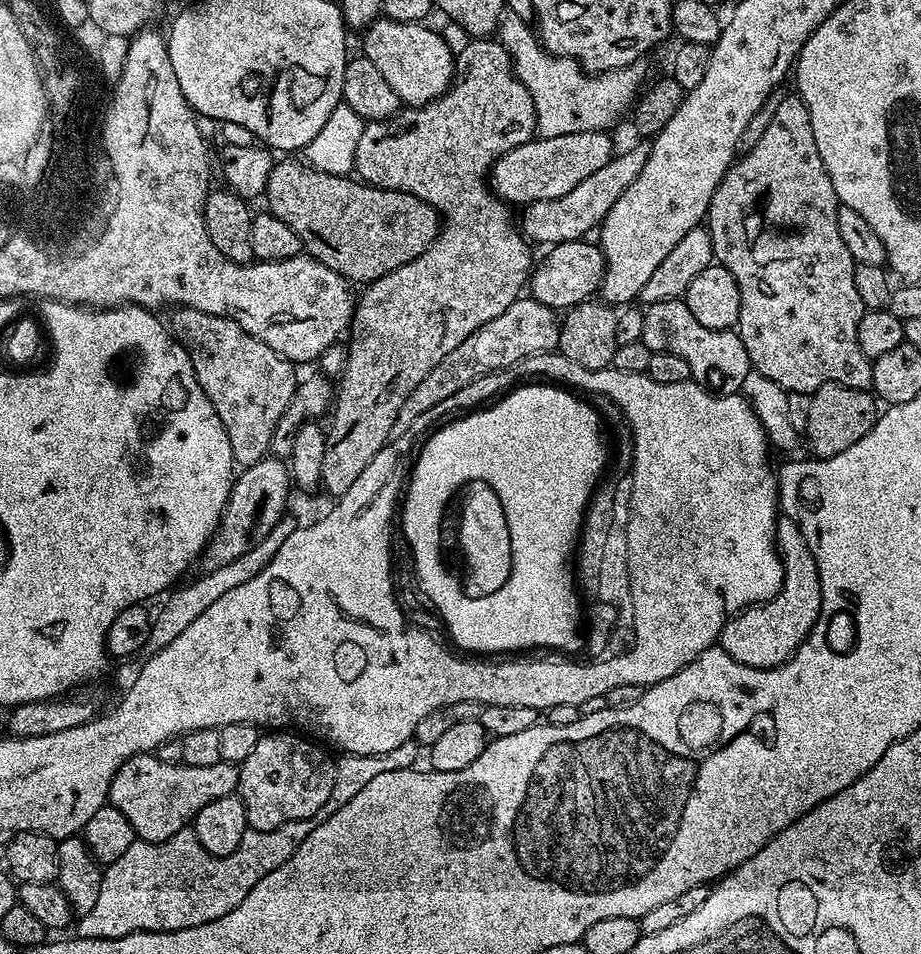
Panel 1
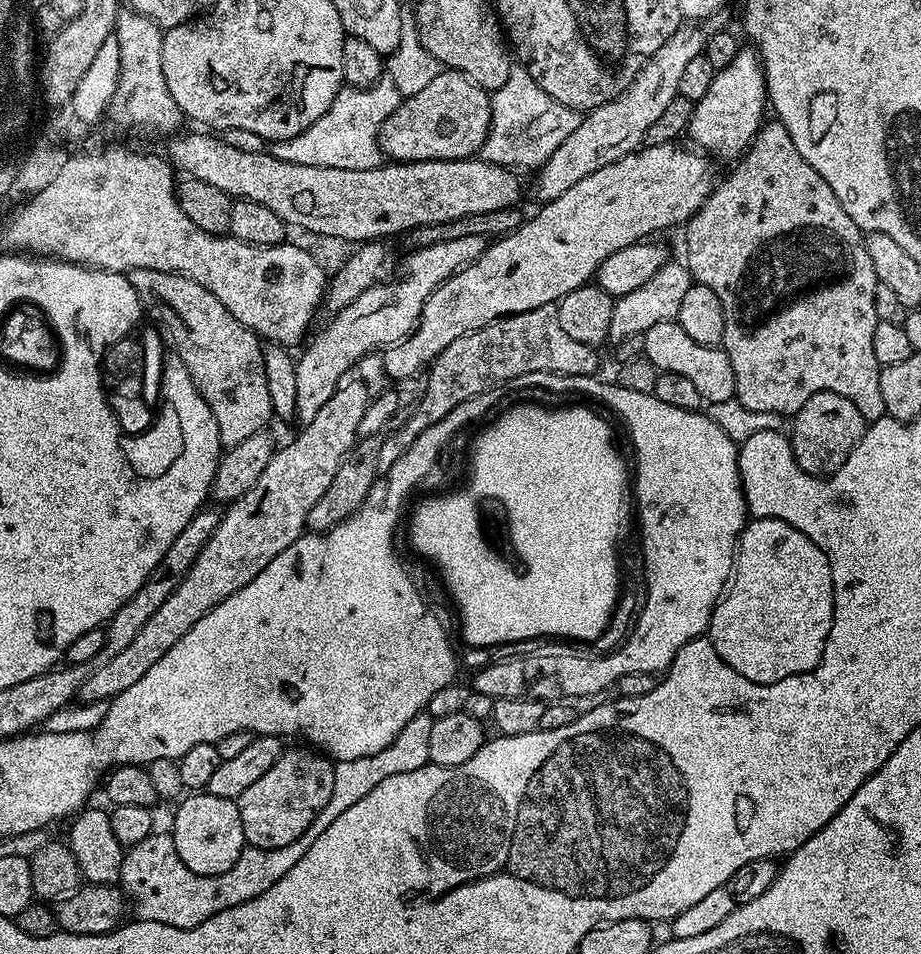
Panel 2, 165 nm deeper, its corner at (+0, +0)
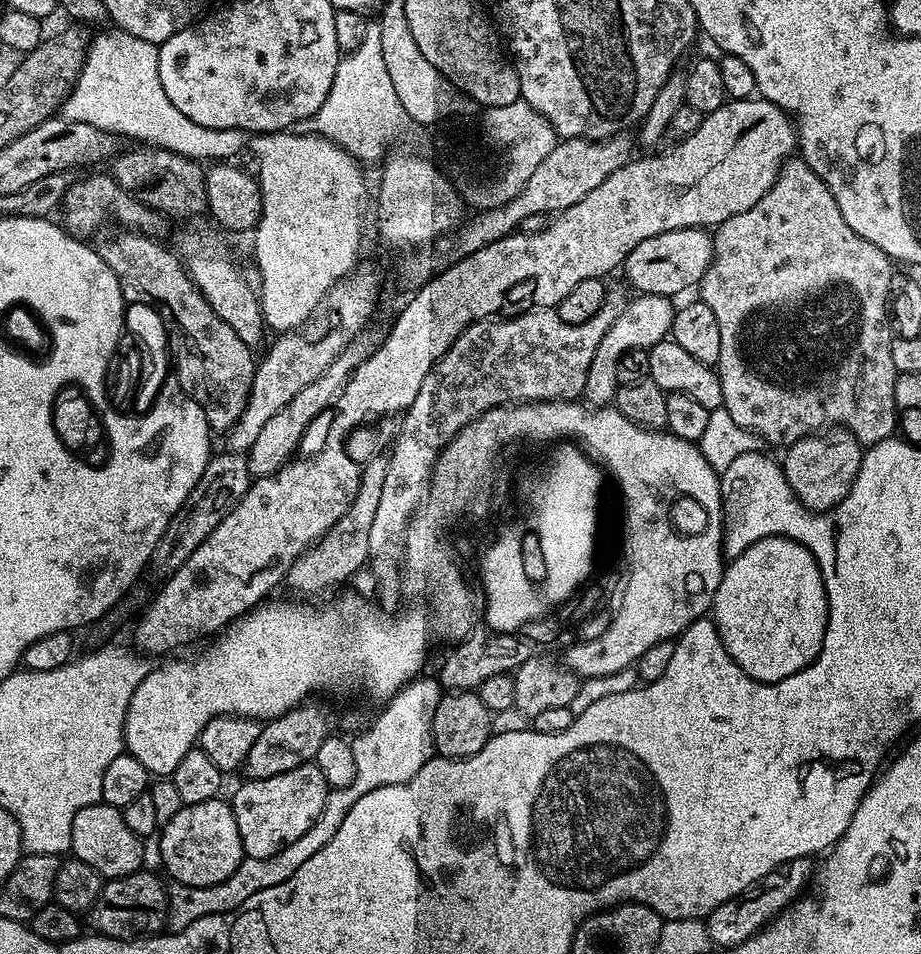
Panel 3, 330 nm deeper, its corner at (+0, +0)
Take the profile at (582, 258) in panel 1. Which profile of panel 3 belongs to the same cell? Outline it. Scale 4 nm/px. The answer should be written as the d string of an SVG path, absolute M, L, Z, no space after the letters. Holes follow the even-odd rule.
M703 228L670 230L666 234L654 234L646 242L638 242L625 258L622 273L637 293L646 296L676 298L687 288L695 289L706 270L712 265L712 236Z

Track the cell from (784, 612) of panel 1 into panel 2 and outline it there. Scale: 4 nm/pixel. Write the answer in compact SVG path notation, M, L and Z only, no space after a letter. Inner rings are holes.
M754 518L745 525L744 531L740 534L733 569L729 586L724 595L721 596L719 603L716 604L707 630L708 639L718 652L718 656L731 669L737 670L738 674L752 682L758 682L759 685L770 685L782 681L784 678L794 677L812 670L821 660L825 650L826 638L829 637L830 626L833 624L833 575L830 574L829 559L826 558L825 552L816 543L811 542L806 534L802 534L800 530L795 530L794 526L782 522L781 519Z

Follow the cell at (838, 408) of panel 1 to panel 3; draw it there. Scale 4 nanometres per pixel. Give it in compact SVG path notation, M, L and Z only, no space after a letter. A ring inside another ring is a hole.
M839 426L829 427L810 436L803 436L798 442L787 445L788 452L782 459L782 467L786 474L786 482L790 482L790 490L810 509L811 512L828 512L831 508L836 508L846 494L850 494L854 478L860 469L860 457L862 455L862 445L852 437L852 433L846 428Z

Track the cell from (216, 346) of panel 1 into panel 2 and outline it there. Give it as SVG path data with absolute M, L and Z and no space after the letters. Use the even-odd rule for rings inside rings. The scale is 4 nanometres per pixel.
M139 268L127 273L130 286L134 286L134 294L138 294L143 311L152 316L157 316L164 323L163 331L170 337L170 344L174 347L175 355L186 362L186 370L190 370L190 378L202 394L206 406L210 406L210 414L214 414L214 422L218 422L218 438L225 449L238 446L250 434L258 434L269 427L268 419L273 419L273 410L270 400L270 391L267 386L266 366L263 365L263 347L261 337L251 332L206 286L198 286L185 276L179 276L176 272L163 272L162 270L150 270Z

